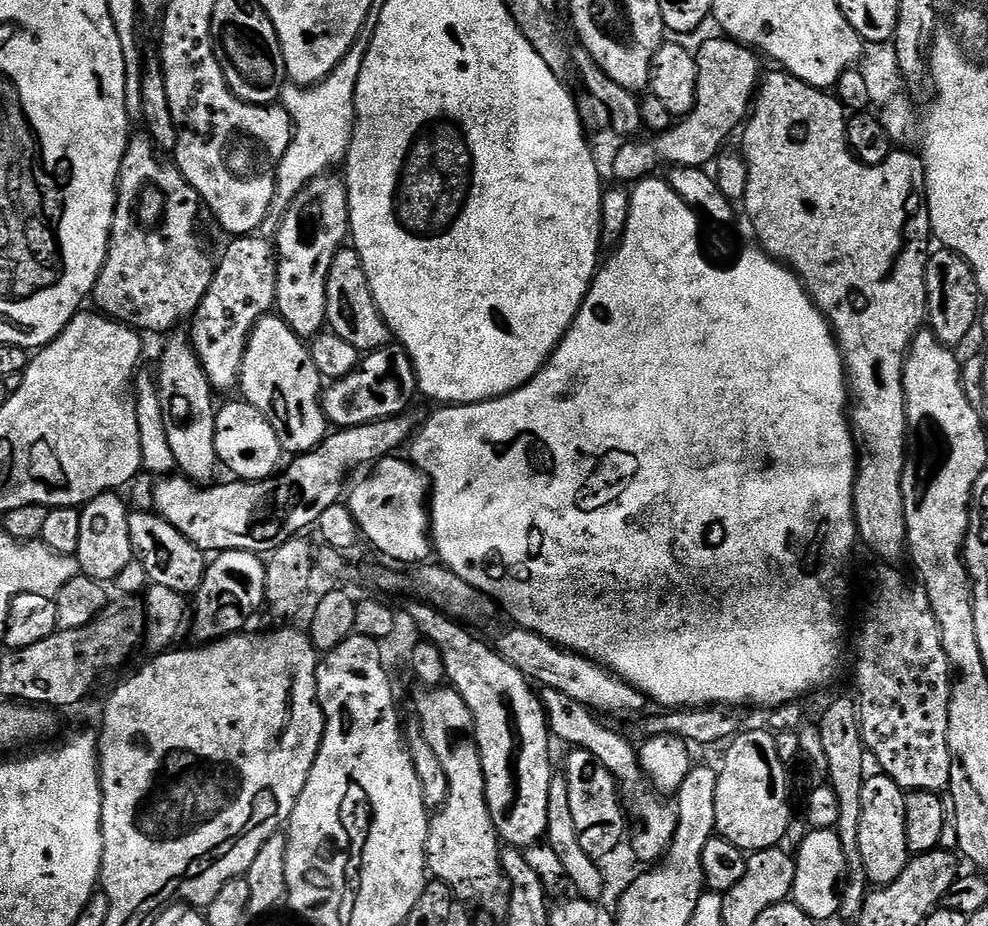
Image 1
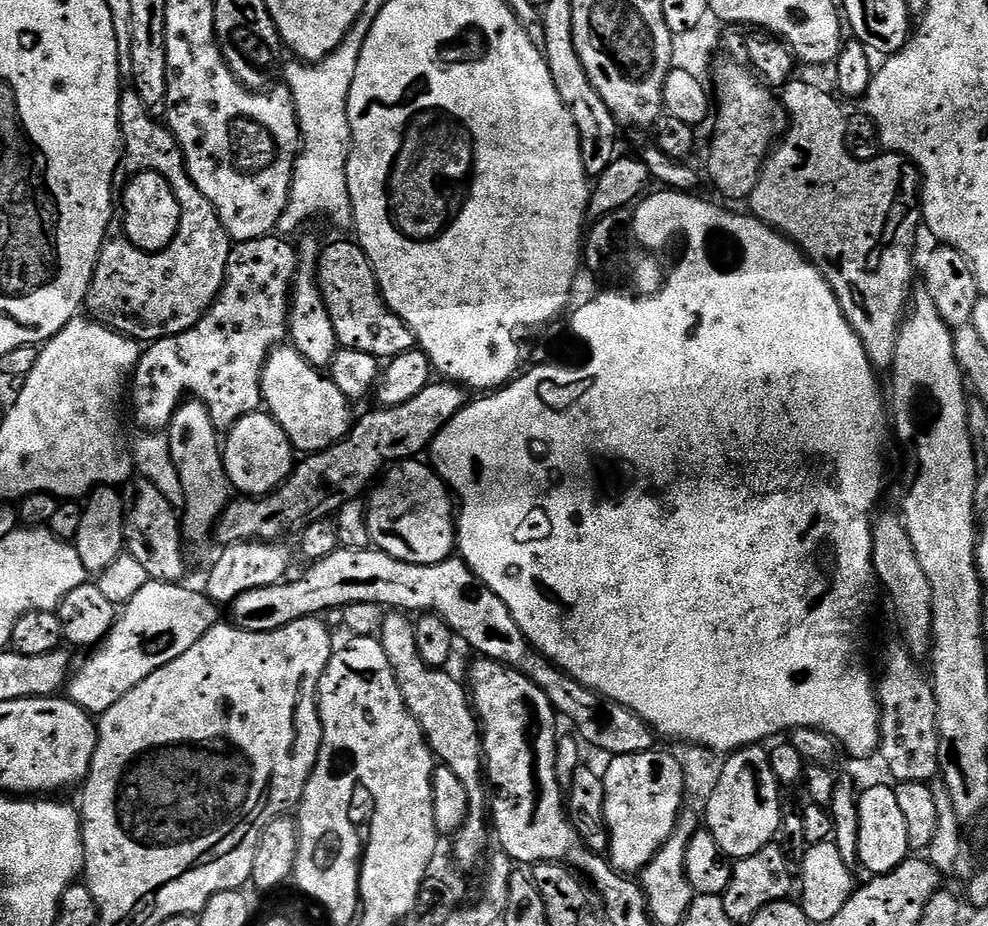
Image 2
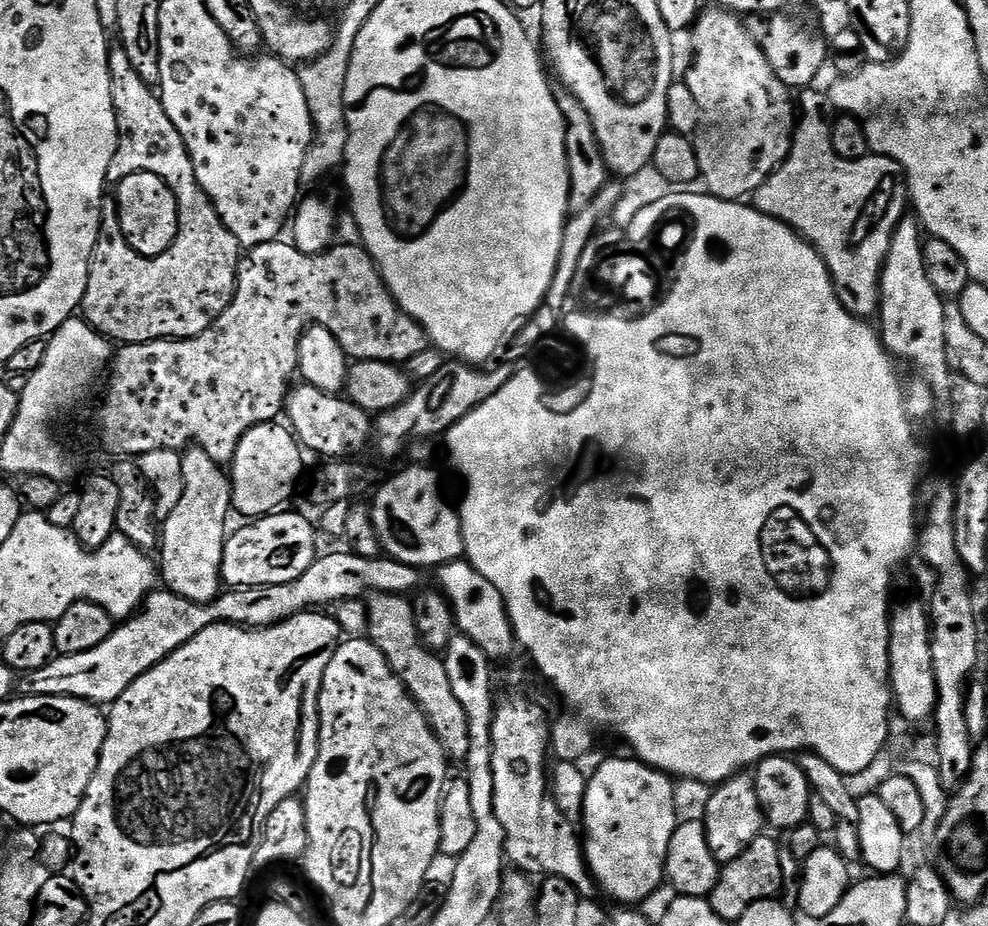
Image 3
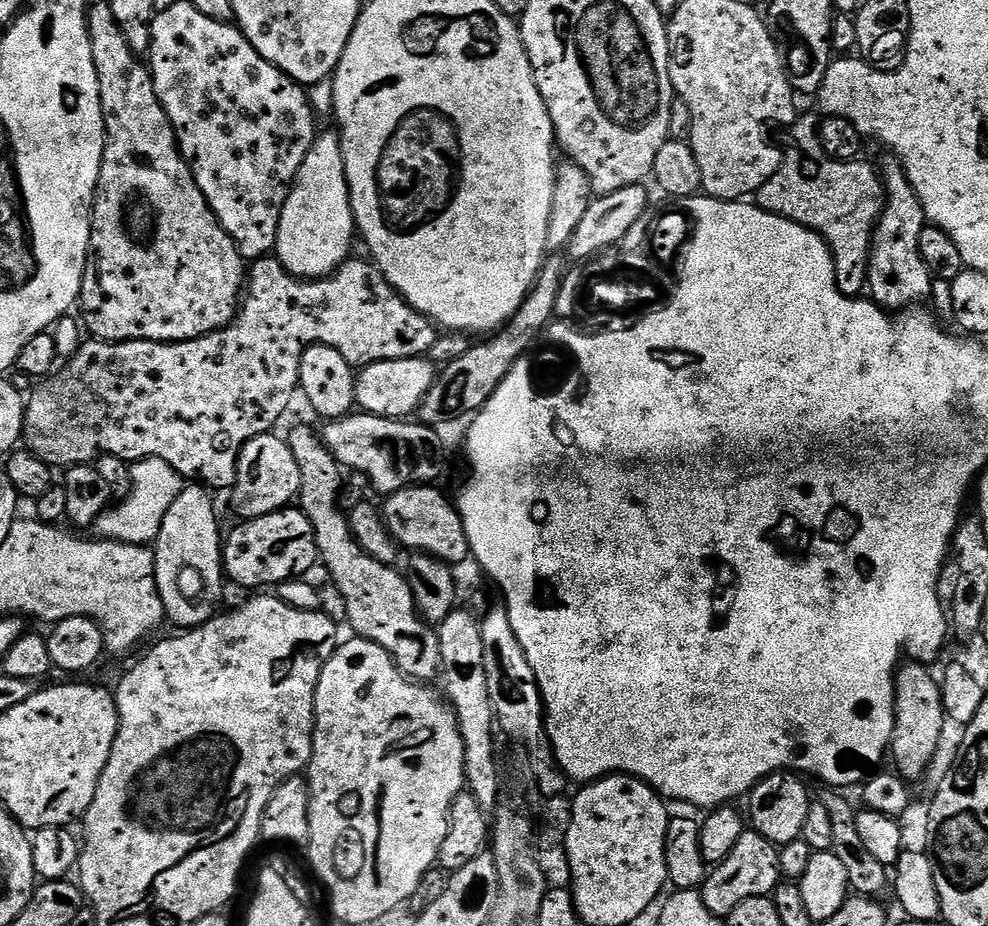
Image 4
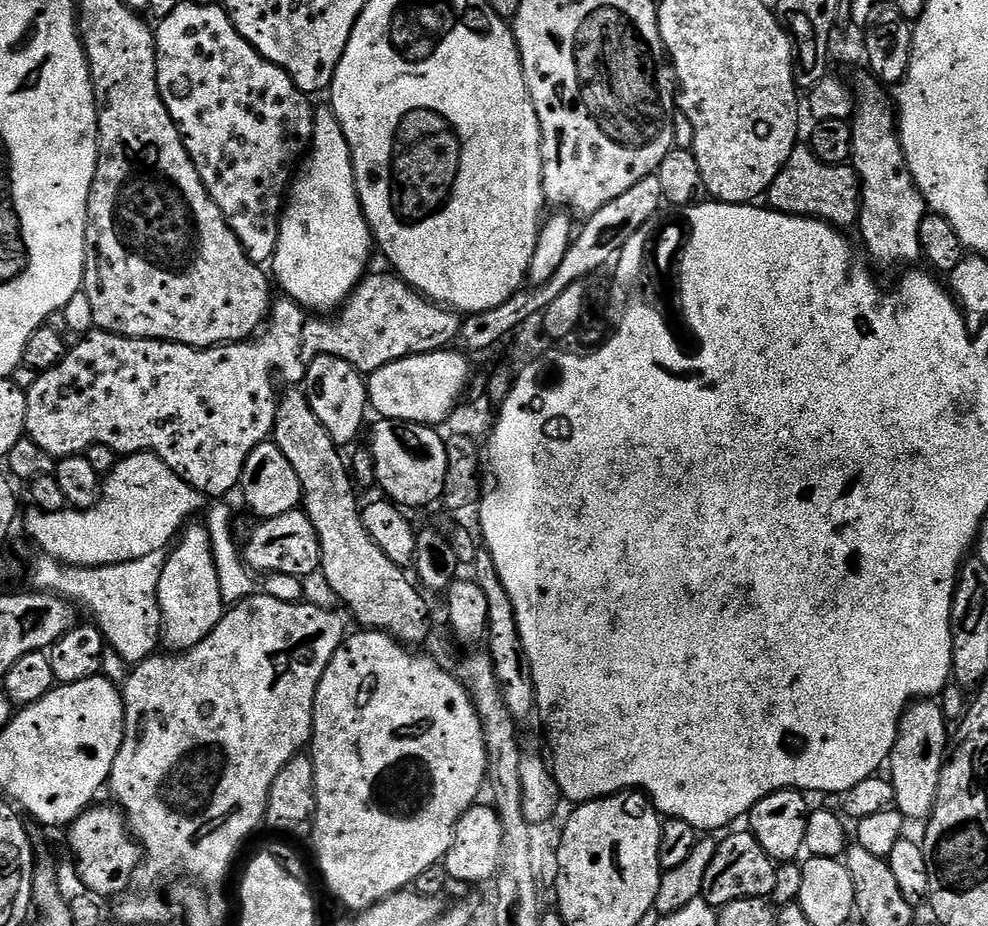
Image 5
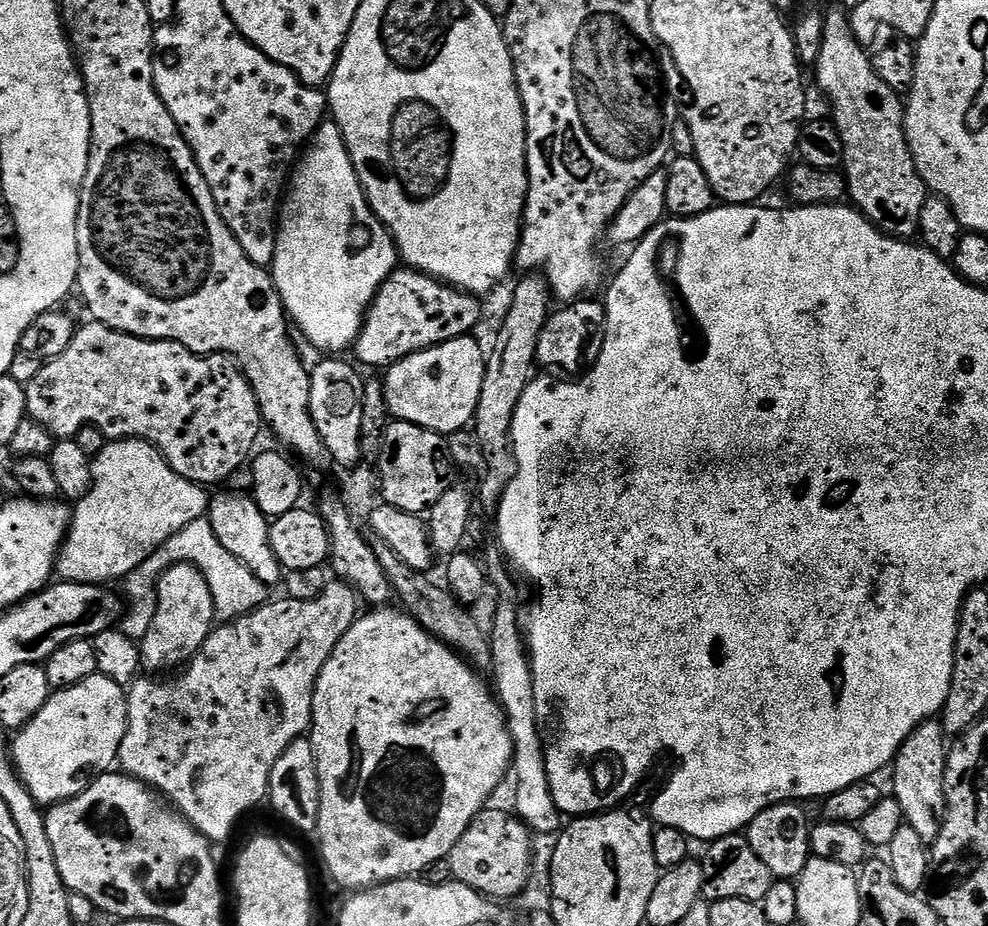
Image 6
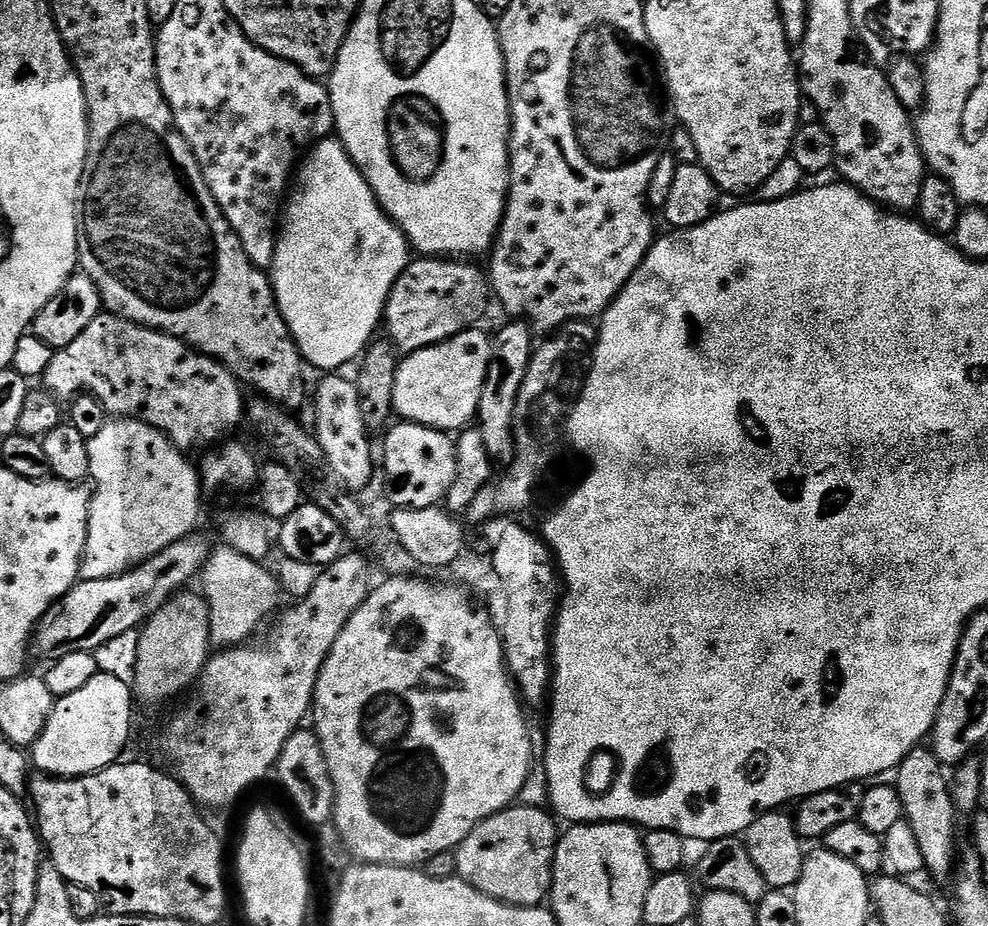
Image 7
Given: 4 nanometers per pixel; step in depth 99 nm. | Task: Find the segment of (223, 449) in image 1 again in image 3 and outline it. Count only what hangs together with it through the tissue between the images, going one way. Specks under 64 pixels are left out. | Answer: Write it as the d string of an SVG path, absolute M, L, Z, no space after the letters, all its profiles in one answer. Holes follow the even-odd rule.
M283 423L259 424L251 428L238 442L238 450L230 465L232 482L232 507L238 513L248 516L244 518L259 518L270 516L273 512L283 509L284 504L296 492L296 483L304 472L304 456L302 445L295 435Z

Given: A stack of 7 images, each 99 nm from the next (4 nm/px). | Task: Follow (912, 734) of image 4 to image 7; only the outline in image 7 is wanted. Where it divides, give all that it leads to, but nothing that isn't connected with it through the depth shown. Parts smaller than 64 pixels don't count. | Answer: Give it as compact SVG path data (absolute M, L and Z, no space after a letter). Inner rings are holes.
M918 746L895 769L894 787L904 807L904 819L908 821L910 830L914 830L914 838L918 838L918 846L922 849L924 867L936 876L944 876L953 871L956 852L956 816L958 809L952 799L950 780L943 776L940 759L931 750Z

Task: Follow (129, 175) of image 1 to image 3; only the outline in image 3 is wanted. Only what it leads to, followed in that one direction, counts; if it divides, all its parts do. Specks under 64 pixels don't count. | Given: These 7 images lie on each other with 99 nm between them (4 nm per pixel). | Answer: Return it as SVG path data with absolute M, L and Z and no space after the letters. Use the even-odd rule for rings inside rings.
M116 46L109 51L108 65L112 79L112 105L120 135L120 149L114 154L114 162L110 162L108 175L117 182L127 175L148 171L164 179L177 198L179 220L177 237L169 249L157 257L143 257L126 242L119 226L119 214L115 203L105 203L100 217L100 237L92 251L82 316L92 329L101 332L109 341L120 346L145 344L151 340L194 338L211 326L222 314L222 310L226 310L226 306L230 306L236 289L236 271L240 265L242 249L238 238L234 238L234 234L226 230L222 218L216 213L216 207L210 202L202 186L198 186L198 178L194 174L190 154L182 142L182 134L178 134L174 122L170 122L153 85L138 78L134 66L130 66L130 58L126 58L126 50L122 47Z

